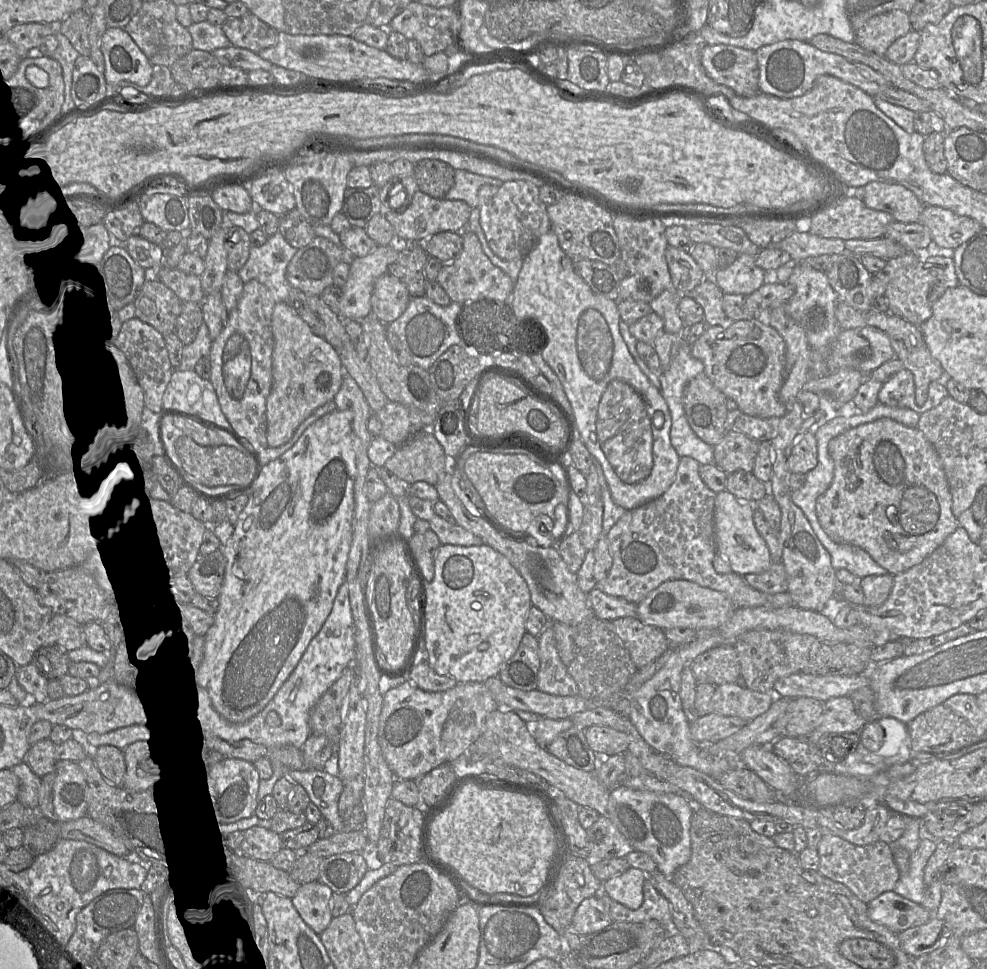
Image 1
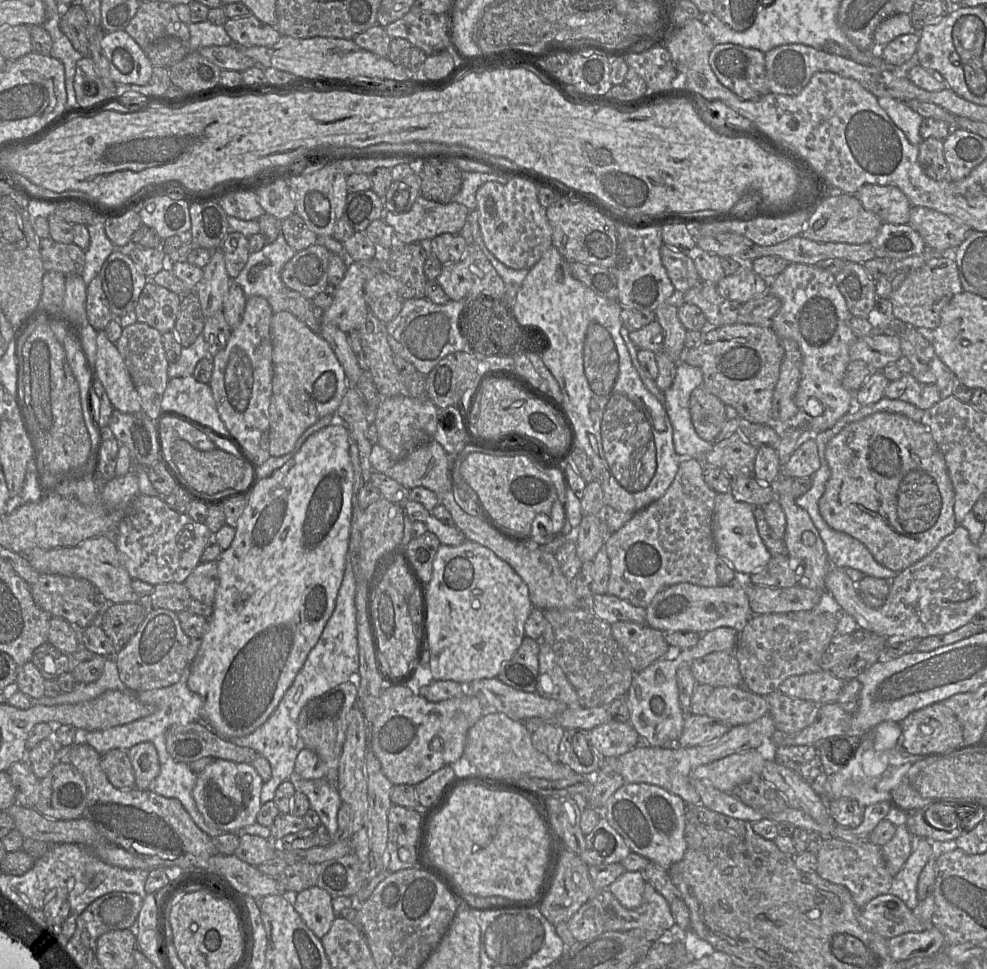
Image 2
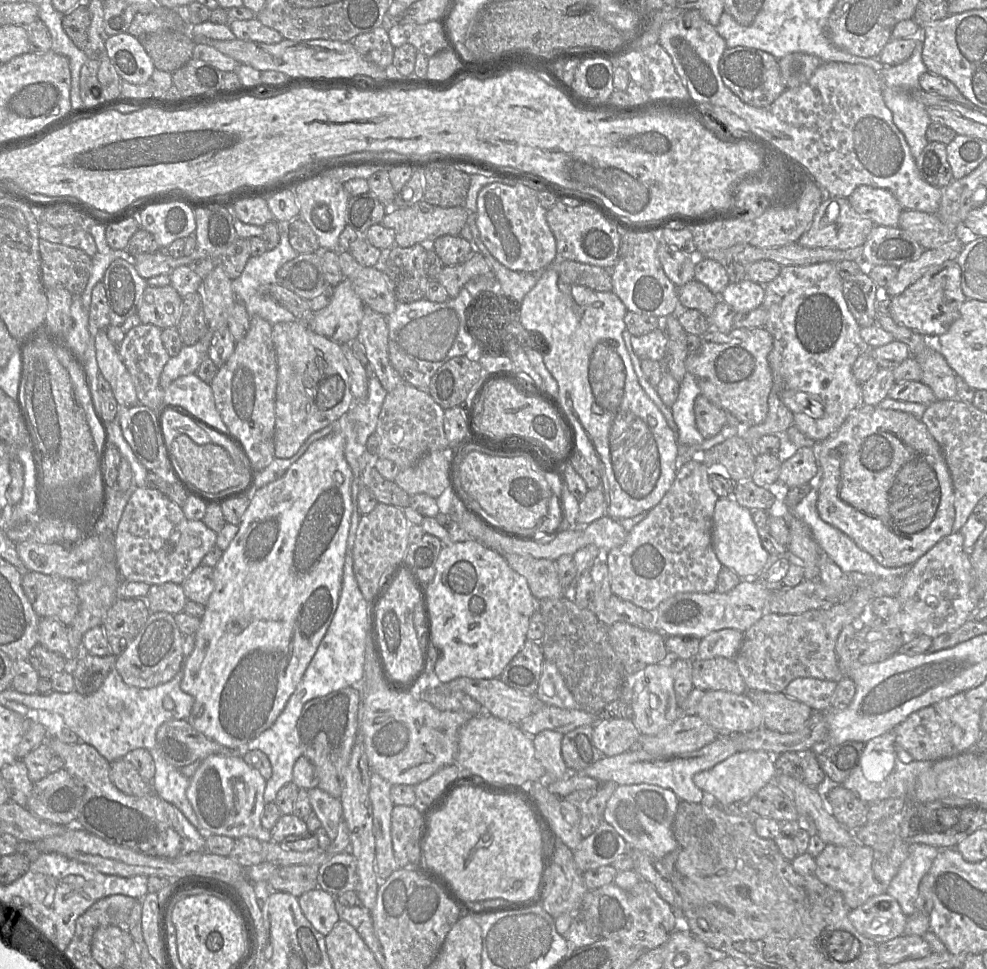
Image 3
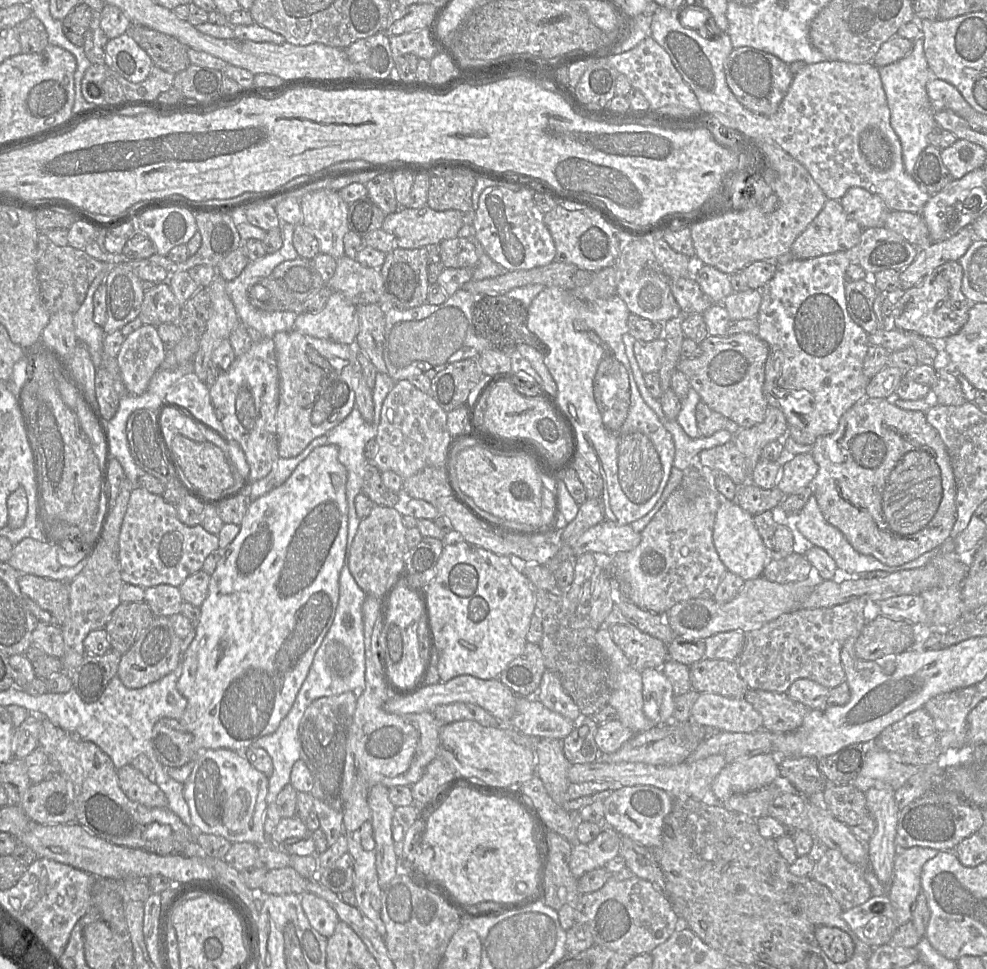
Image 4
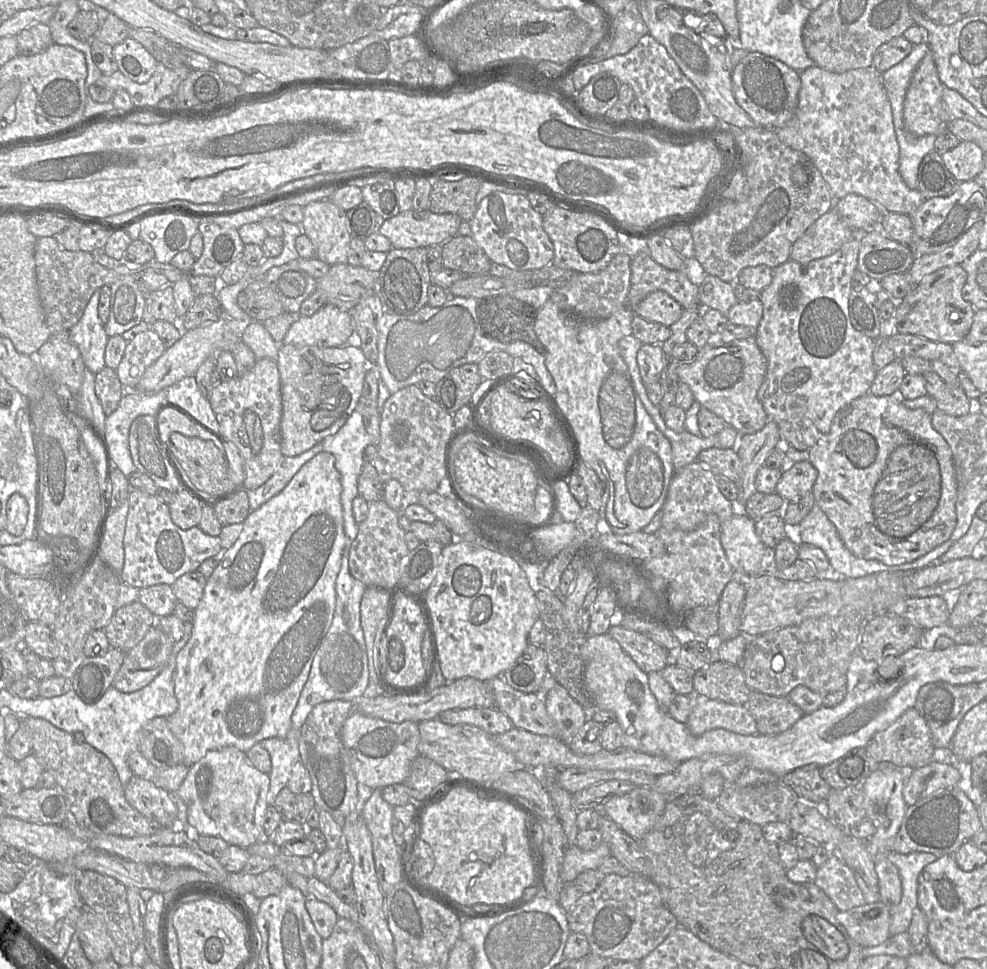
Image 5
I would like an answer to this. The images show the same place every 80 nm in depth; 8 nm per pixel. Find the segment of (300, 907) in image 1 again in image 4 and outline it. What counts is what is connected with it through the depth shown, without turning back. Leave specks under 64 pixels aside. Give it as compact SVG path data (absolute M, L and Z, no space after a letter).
M310 892L301 895L301 905L312 927L321 935L329 938L340 921L331 905L323 898Z

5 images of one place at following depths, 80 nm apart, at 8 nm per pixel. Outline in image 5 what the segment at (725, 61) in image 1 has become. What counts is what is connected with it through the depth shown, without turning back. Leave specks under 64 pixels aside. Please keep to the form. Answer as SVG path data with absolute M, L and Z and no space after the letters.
M749 52L732 68L731 82L736 102L758 126L778 128L793 117L801 88L800 73L783 62L759 52Z

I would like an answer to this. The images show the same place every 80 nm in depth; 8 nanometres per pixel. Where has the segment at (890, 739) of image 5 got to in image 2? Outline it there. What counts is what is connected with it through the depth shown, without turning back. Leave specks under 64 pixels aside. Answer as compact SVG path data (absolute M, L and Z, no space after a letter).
M942 702L930 705L909 714L901 723L902 747L911 755L927 755L932 758L936 755L949 754L950 751L963 747L963 729L955 714Z

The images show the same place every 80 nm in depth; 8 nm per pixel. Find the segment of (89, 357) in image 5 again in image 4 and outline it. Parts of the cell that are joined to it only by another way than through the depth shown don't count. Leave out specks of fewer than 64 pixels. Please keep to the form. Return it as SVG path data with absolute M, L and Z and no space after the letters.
M105 271L100 272L88 288L85 300L74 314L74 333L88 349L91 359L96 367L101 366L103 343L106 333L103 327L97 325L93 320L93 296L97 288L105 283Z

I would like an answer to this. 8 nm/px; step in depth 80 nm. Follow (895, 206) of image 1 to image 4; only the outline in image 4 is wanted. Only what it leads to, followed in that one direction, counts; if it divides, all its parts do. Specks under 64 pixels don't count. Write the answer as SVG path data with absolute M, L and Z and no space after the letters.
M853 187L839 201L846 215L856 221L863 230L884 227L890 210L879 196L864 188Z

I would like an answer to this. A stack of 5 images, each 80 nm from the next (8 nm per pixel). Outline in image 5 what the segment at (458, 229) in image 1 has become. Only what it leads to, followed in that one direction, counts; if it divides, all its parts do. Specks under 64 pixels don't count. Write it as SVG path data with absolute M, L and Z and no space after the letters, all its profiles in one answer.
M411 209L386 219L380 227L379 233L387 237L394 248L407 249L428 247L433 244L444 243L456 236L462 221L462 218L454 213L436 214L429 209Z

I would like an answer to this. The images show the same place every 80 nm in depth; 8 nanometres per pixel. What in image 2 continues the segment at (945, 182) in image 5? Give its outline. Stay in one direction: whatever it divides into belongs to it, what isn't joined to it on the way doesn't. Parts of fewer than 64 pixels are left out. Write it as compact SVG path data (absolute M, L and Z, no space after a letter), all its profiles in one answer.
M931 137L919 144L918 163L928 177L937 181L949 179L943 141Z

